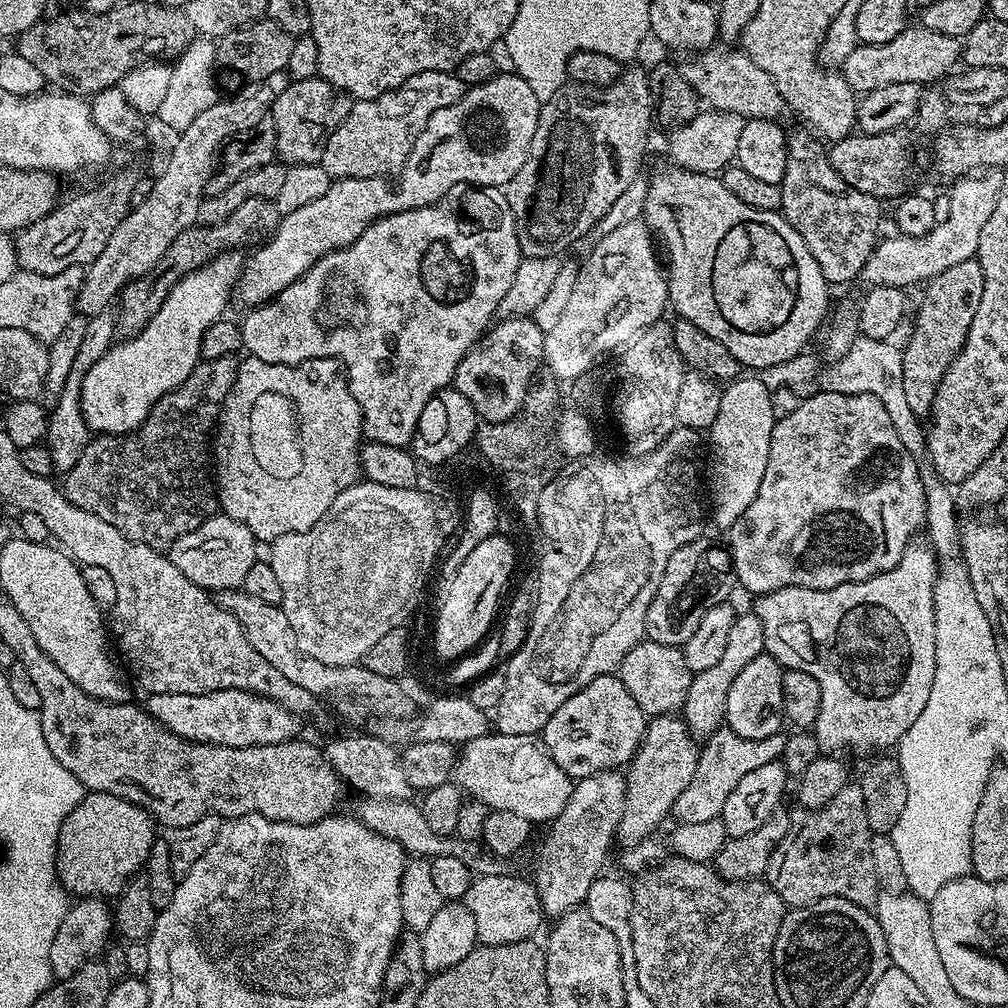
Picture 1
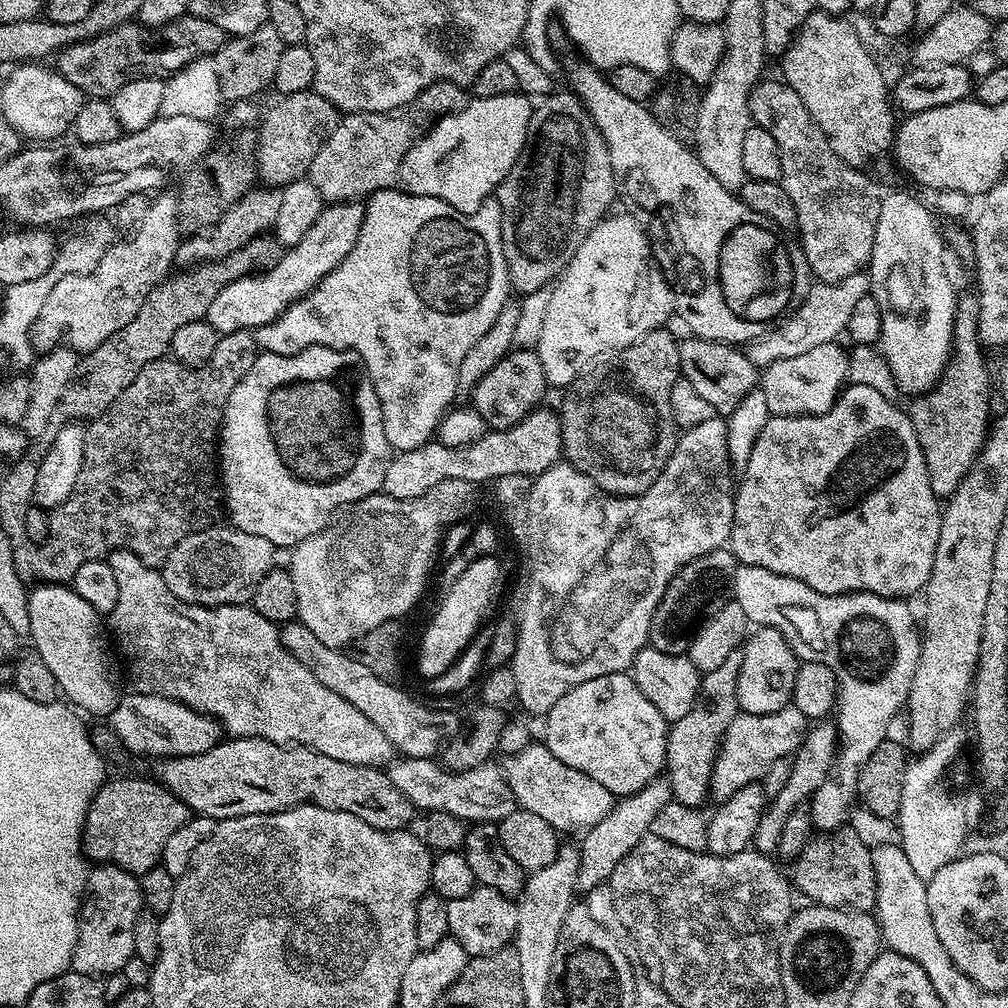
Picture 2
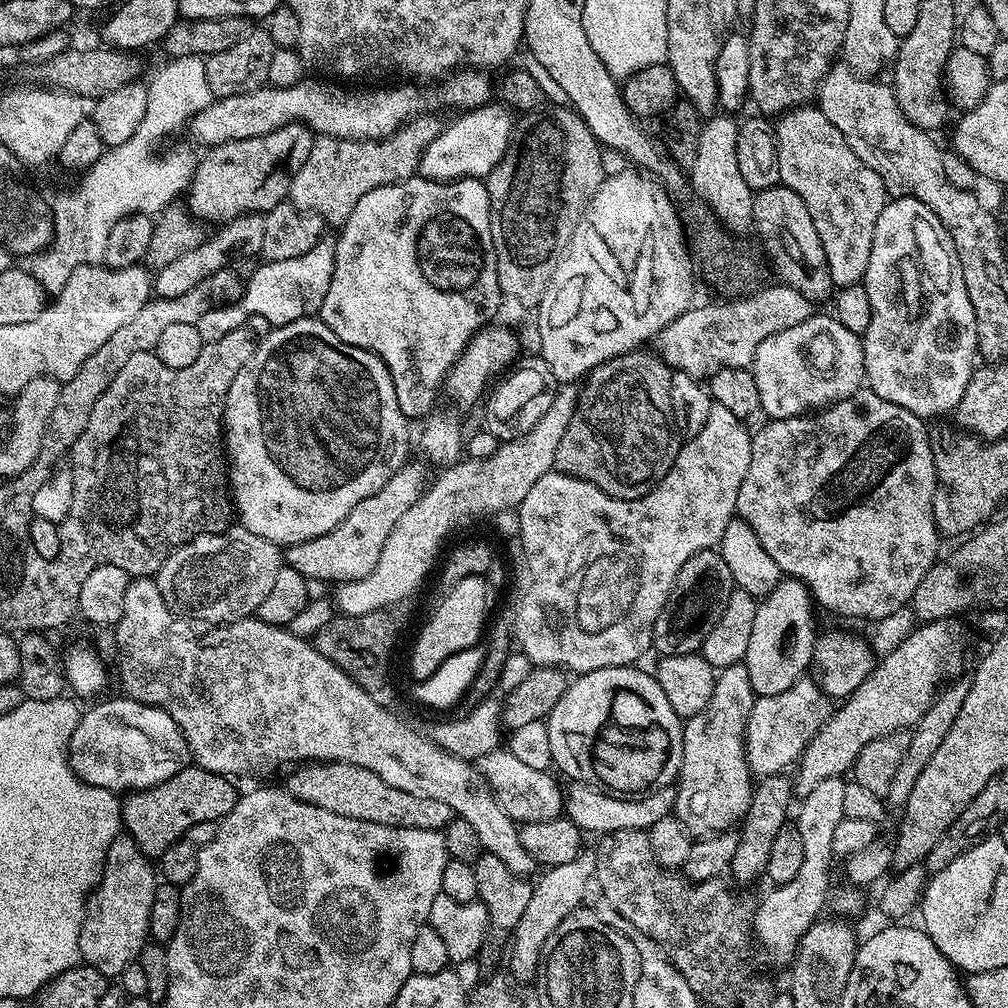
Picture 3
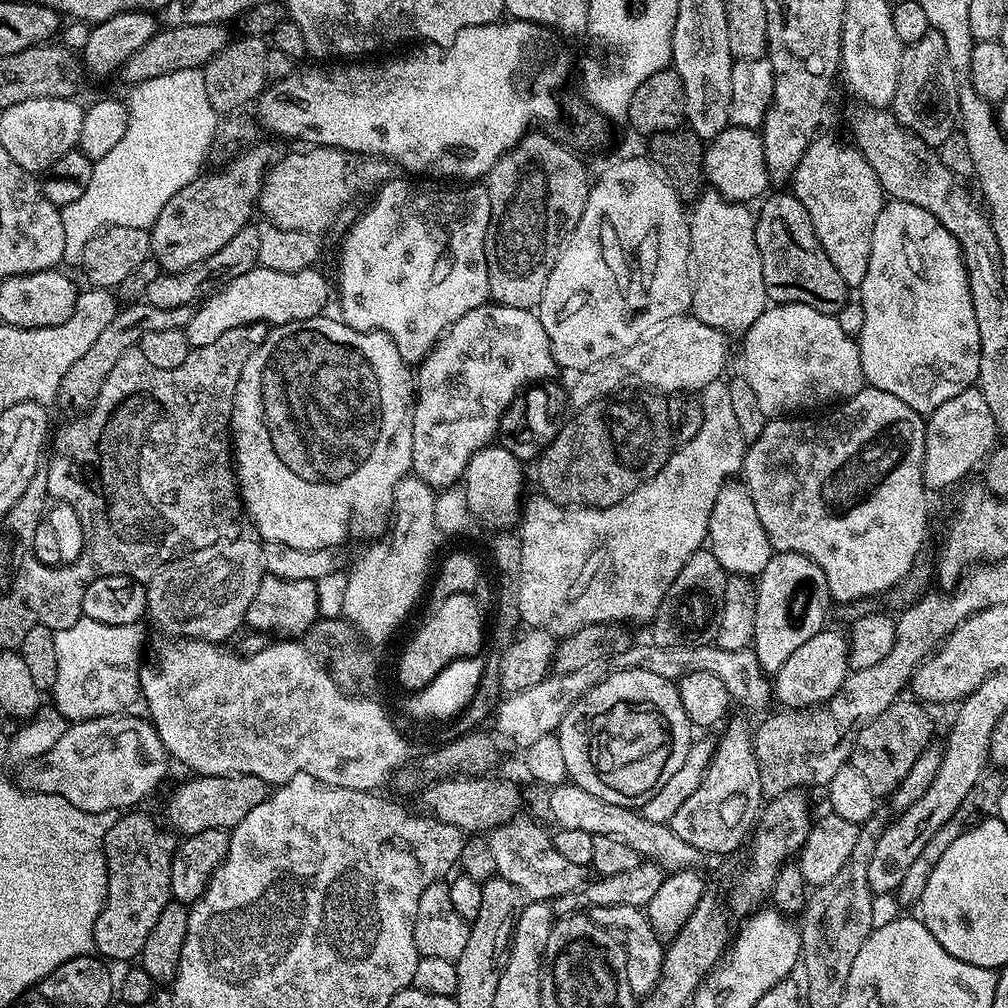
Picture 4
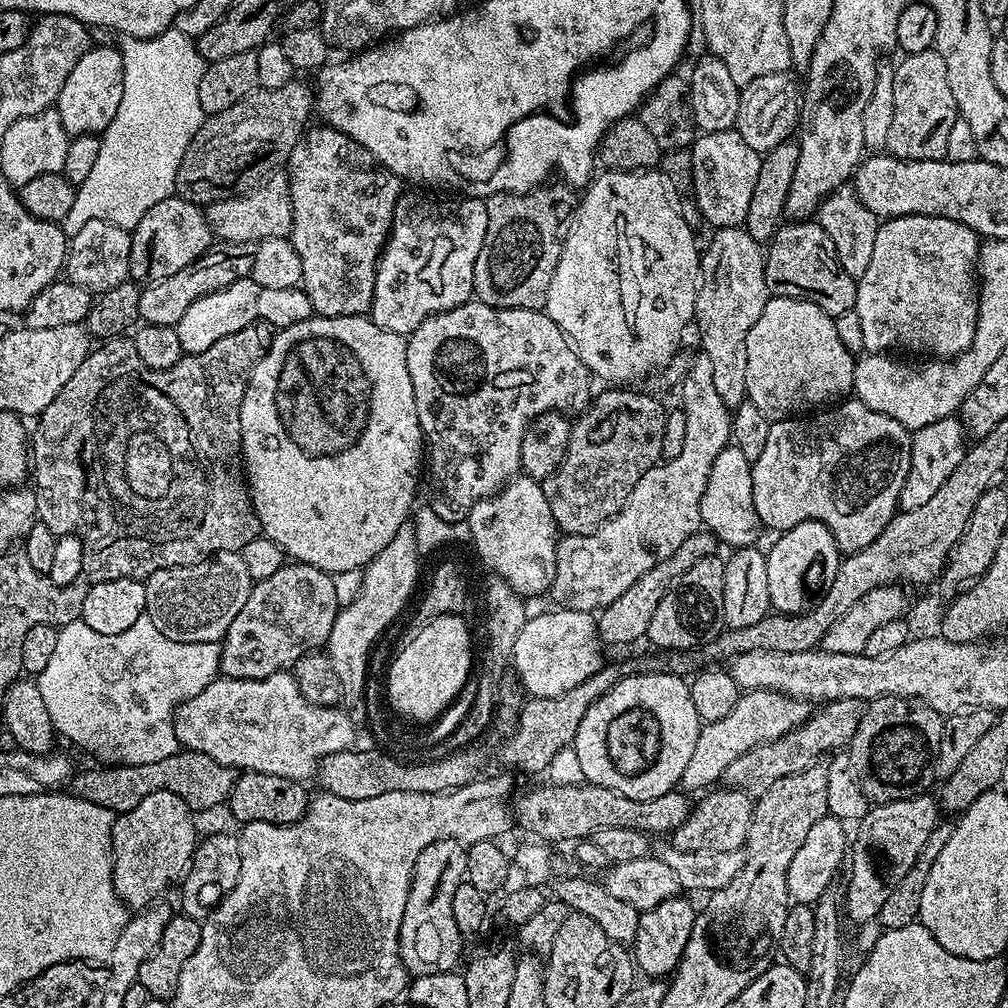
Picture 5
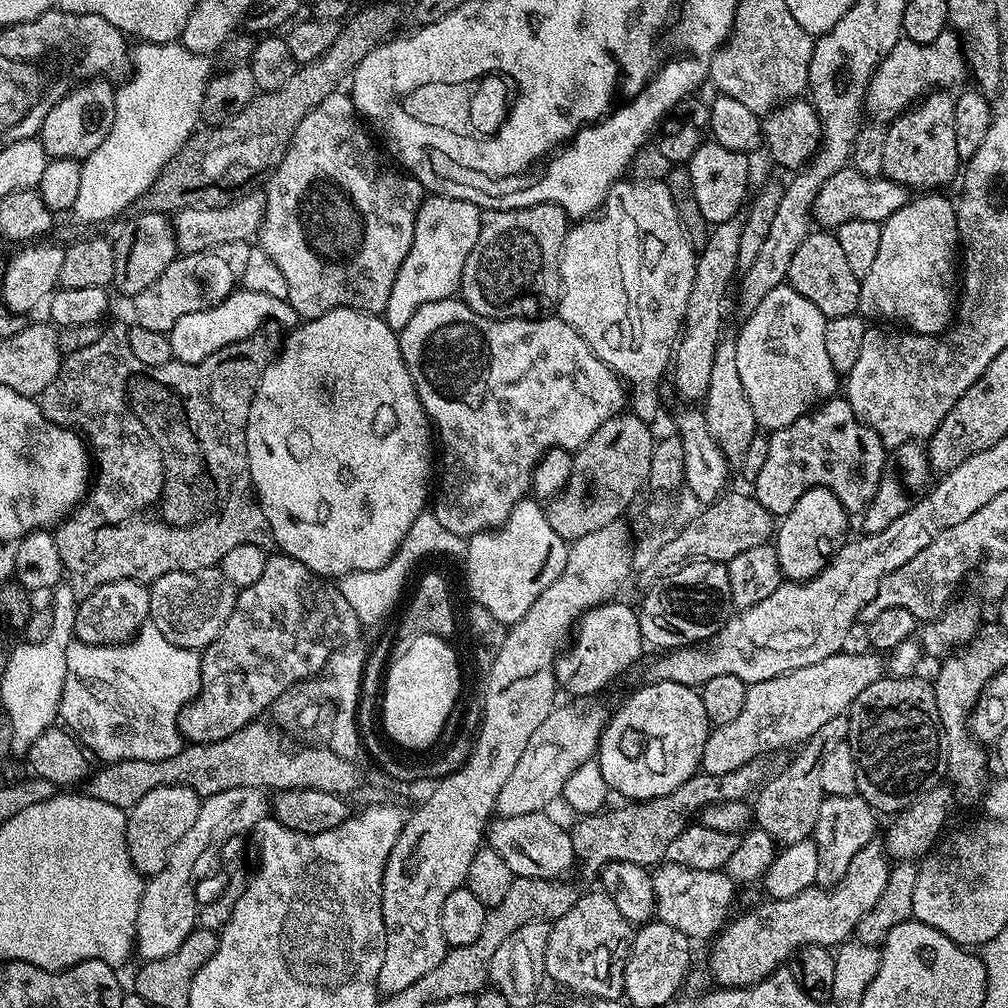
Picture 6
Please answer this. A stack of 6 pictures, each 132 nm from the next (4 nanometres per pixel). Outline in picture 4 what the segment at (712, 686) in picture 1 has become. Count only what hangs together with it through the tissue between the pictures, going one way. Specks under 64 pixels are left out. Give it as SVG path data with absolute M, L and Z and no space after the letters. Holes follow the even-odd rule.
M734 716L723 725L725 728L720 741L715 741L710 766L698 790L694 790L694 794L690 794L686 802L682 802L671 823L674 834L678 834L682 842L690 842L694 850L709 857L728 856L739 850L740 843L749 839L765 799L752 745L753 725L748 725L740 716Z

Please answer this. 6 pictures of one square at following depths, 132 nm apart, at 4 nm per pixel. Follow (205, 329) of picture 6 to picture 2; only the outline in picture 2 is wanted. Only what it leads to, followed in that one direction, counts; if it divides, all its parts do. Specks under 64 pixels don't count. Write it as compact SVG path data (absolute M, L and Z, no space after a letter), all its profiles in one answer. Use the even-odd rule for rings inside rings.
M349 202L346 204L328 204L319 218L302 234L300 241L285 251L282 262L265 272L254 276L243 276L238 282L230 282L224 290L219 291L218 298L210 302L206 317L208 324L221 334L238 330L255 330L264 324L274 322L295 300L309 292L330 270L334 270L354 250L358 234L364 221L364 204Z

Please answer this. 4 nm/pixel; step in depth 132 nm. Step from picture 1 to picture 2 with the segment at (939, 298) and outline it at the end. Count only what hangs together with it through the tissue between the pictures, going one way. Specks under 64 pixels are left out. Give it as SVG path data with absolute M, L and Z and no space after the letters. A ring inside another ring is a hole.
M961 295L956 302L956 317L954 318L954 334L952 335L952 355L936 382L935 388L919 393L912 405L907 405L906 411L914 426L914 434L918 434L918 446L922 446L922 454L926 462L926 470L930 478L930 486L937 498L948 498L955 491L964 475L971 470L984 441L988 439L990 418L988 420L988 368L984 365L986 349L980 342L978 334L978 314L980 301L975 295Z

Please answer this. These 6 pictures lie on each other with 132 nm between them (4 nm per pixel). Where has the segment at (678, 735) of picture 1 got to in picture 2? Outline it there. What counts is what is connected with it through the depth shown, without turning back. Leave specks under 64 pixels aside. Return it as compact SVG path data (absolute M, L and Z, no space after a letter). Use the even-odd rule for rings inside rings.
M657 778L650 781L645 788L629 796L621 796L613 803L612 812L602 818L593 828L583 833L584 841L578 844L580 852L580 869L577 876L577 889L581 893L587 892L594 886L606 884L614 874L614 866L642 842L644 836L649 835L650 829L656 824L658 810L662 806L673 803L672 785L667 779Z

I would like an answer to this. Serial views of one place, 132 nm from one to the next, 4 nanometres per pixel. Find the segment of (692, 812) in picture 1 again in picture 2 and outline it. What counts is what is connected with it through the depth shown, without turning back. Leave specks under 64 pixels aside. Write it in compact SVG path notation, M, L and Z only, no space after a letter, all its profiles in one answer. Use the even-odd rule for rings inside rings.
M794 706L778 710L774 714L750 714L737 712L730 722L726 734L720 739L720 753L716 756L712 771L713 801L719 802L730 798L742 786L750 786L763 781L764 775L778 762L778 758L786 758L795 753L796 748L804 740L804 733L808 731L810 722Z

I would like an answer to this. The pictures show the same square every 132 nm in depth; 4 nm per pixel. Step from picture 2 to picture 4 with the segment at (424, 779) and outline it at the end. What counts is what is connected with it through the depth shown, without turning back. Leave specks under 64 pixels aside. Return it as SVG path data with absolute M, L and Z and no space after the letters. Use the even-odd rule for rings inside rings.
M571 782L551 785L545 792L548 793L541 798L540 808L556 823L557 829L586 830L586 834L594 838L608 836L612 840L618 840L621 844L630 846L644 860L653 860L668 874L687 868L699 869L700 863L706 860L705 853L694 850L690 842L682 842L682 838L674 834L671 824L646 822L644 816L635 808L623 808L614 806L614 802L602 802L602 798L586 794L586 790Z

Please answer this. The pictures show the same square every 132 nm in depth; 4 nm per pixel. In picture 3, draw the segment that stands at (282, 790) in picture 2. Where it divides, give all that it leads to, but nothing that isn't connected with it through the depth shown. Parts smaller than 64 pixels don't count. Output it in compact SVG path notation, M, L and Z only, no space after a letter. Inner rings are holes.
M305 762L293 767L289 772L292 773L288 776L286 791L294 799L325 808L334 814L342 814L346 818L378 822L378 826L435 832L447 828L454 818L452 808L446 806L446 802L438 802L438 798L421 798L418 794L406 794L406 790L398 790L382 782L378 774L362 766L342 762Z

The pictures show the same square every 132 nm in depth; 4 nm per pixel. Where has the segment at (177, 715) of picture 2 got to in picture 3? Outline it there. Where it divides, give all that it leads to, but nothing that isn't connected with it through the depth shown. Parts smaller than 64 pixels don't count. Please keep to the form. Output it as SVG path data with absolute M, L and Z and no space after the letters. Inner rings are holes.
M101 699L96 702L101 704L94 705L89 712L85 711L80 717L68 747L68 764L79 780L90 786L109 788L117 794L147 792L148 789L174 778L182 769L189 767L190 753L186 738L178 722L174 722L174 718L166 714L166 710L137 700L119 699Z

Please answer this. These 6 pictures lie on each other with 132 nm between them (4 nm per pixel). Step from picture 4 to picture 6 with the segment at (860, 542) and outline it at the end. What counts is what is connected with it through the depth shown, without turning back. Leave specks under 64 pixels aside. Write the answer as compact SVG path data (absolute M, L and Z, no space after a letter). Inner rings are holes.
M833 398L825 400L802 418L790 422L790 426L777 428L768 436L766 462L762 462L762 470L758 470L758 478L754 482L754 495L773 518L782 518L794 510L794 502L806 494L811 488L830 490L842 502L849 514L863 513L864 508L876 497L878 482L884 473L886 449L884 443L870 430L870 426L860 423L847 399Z

